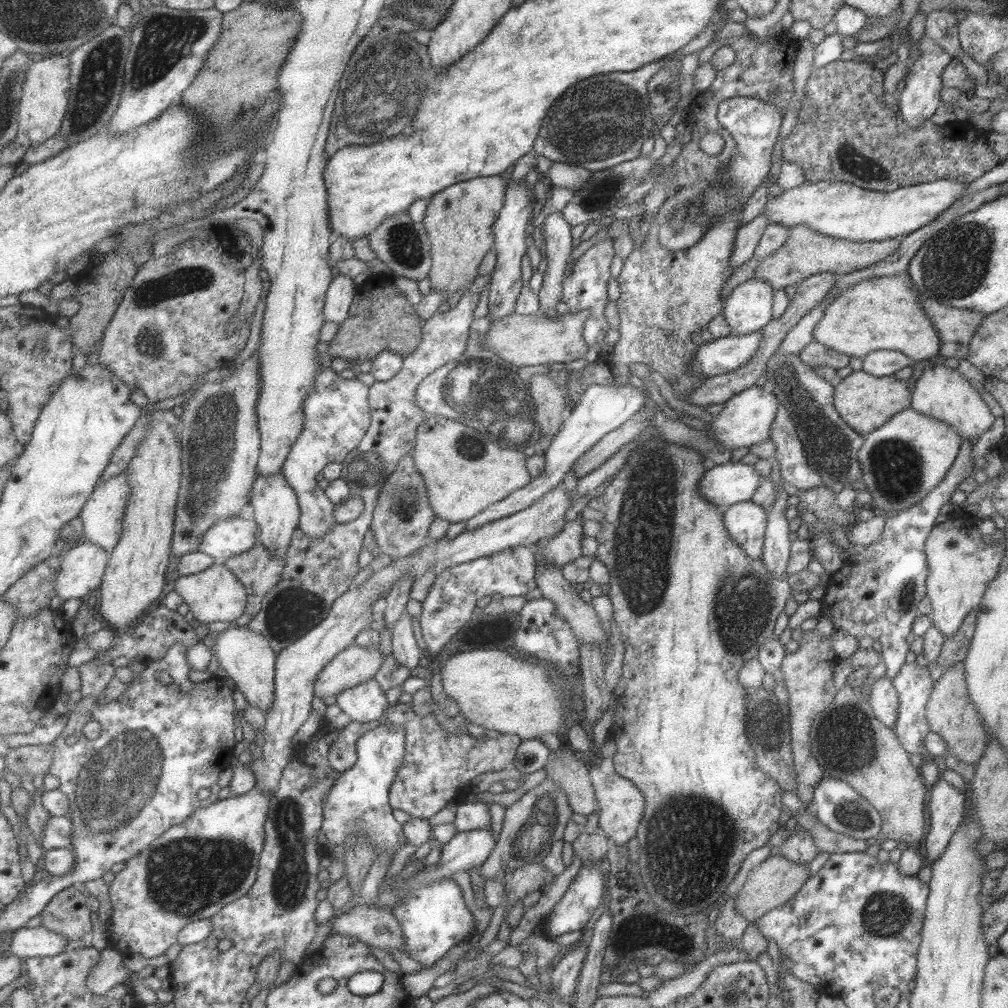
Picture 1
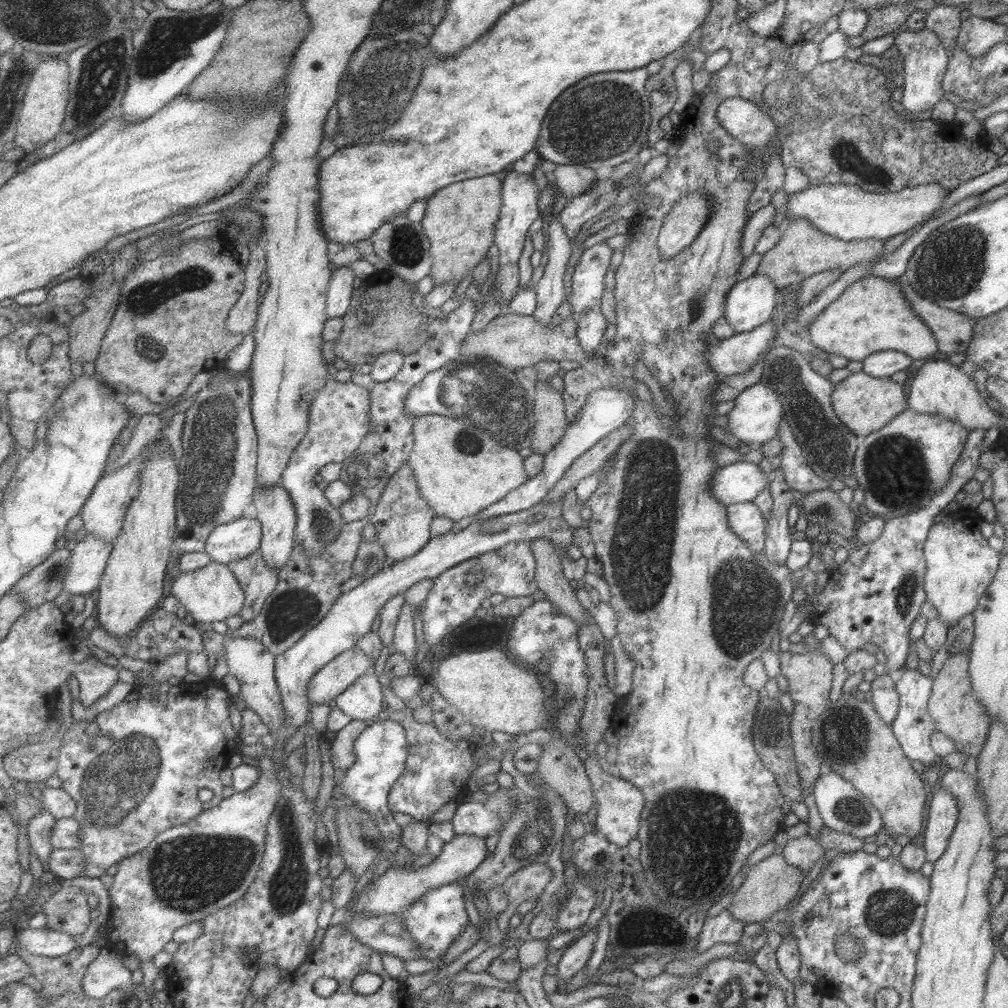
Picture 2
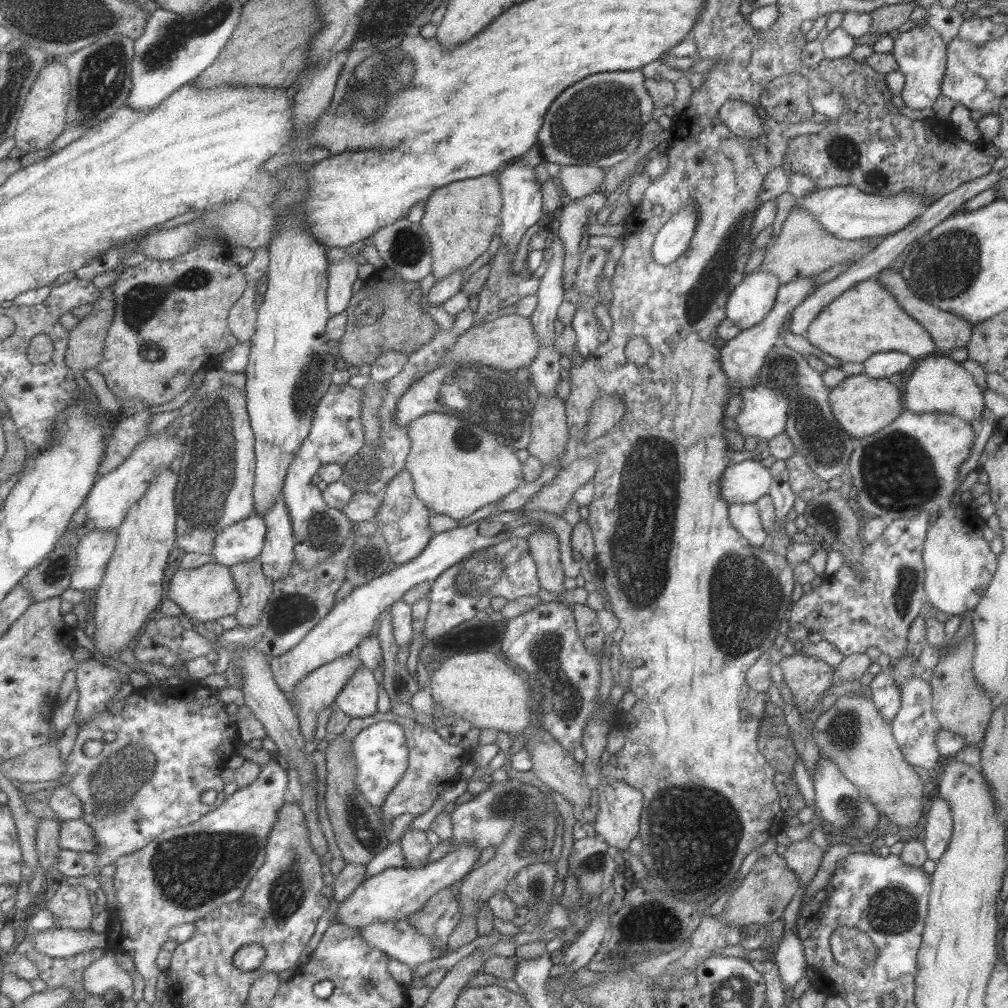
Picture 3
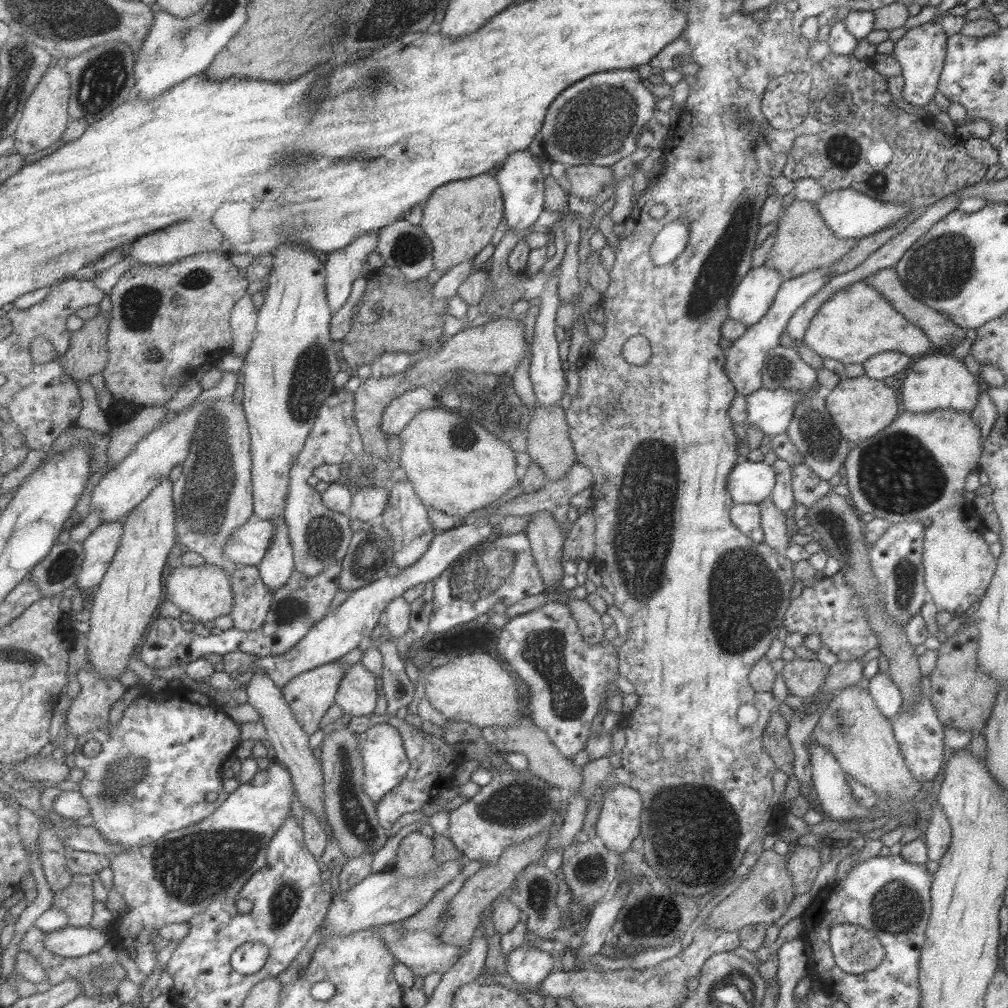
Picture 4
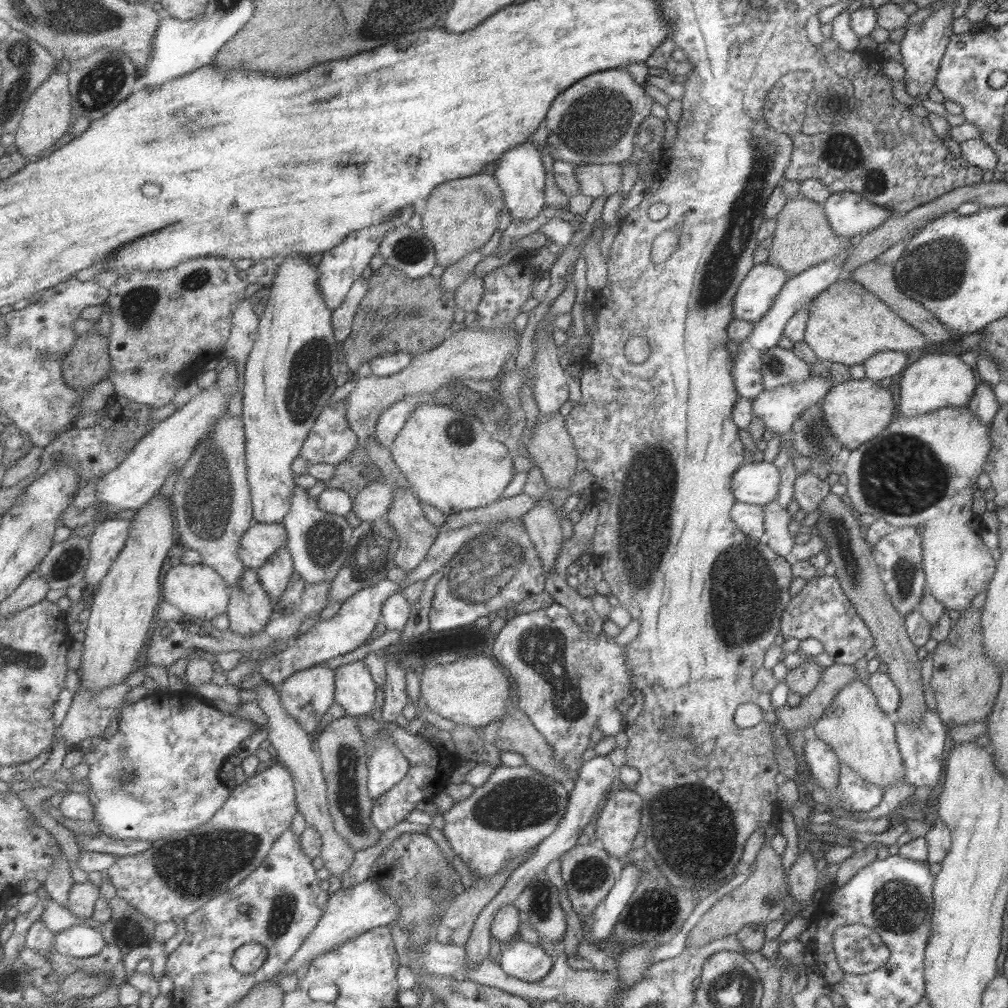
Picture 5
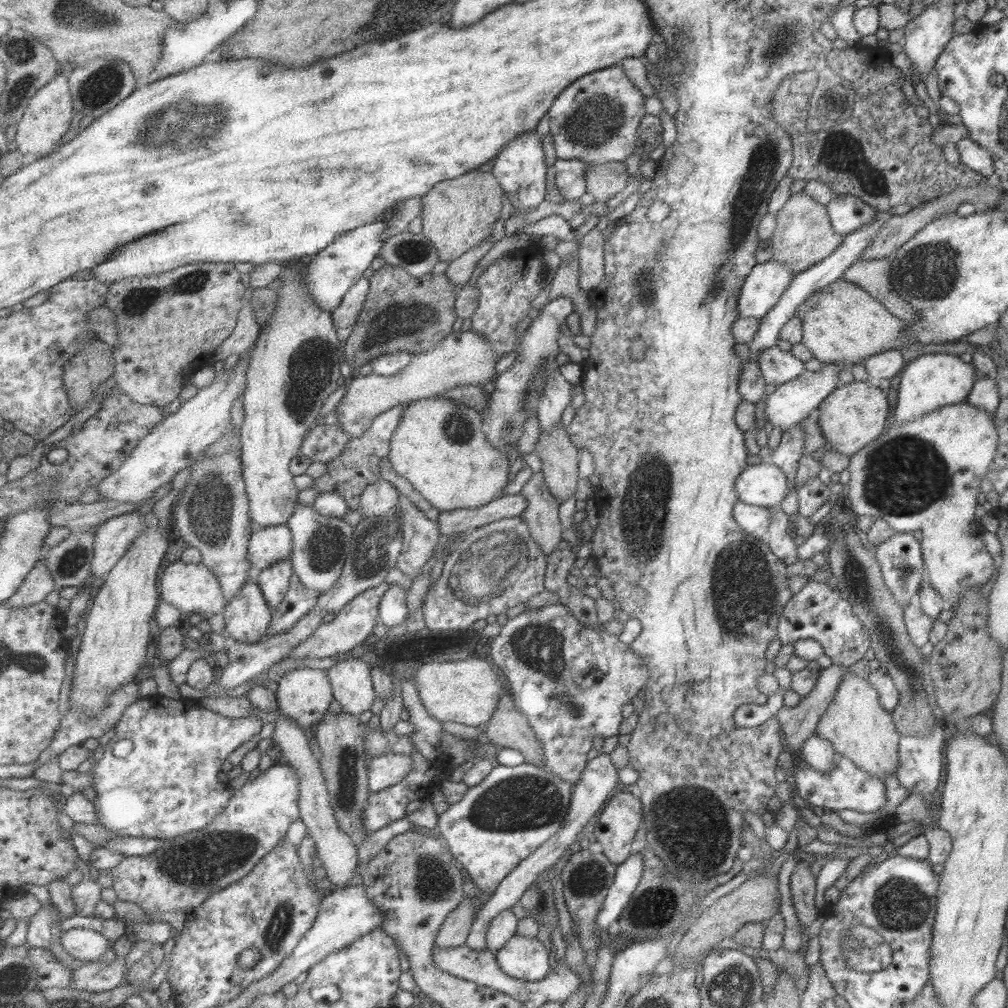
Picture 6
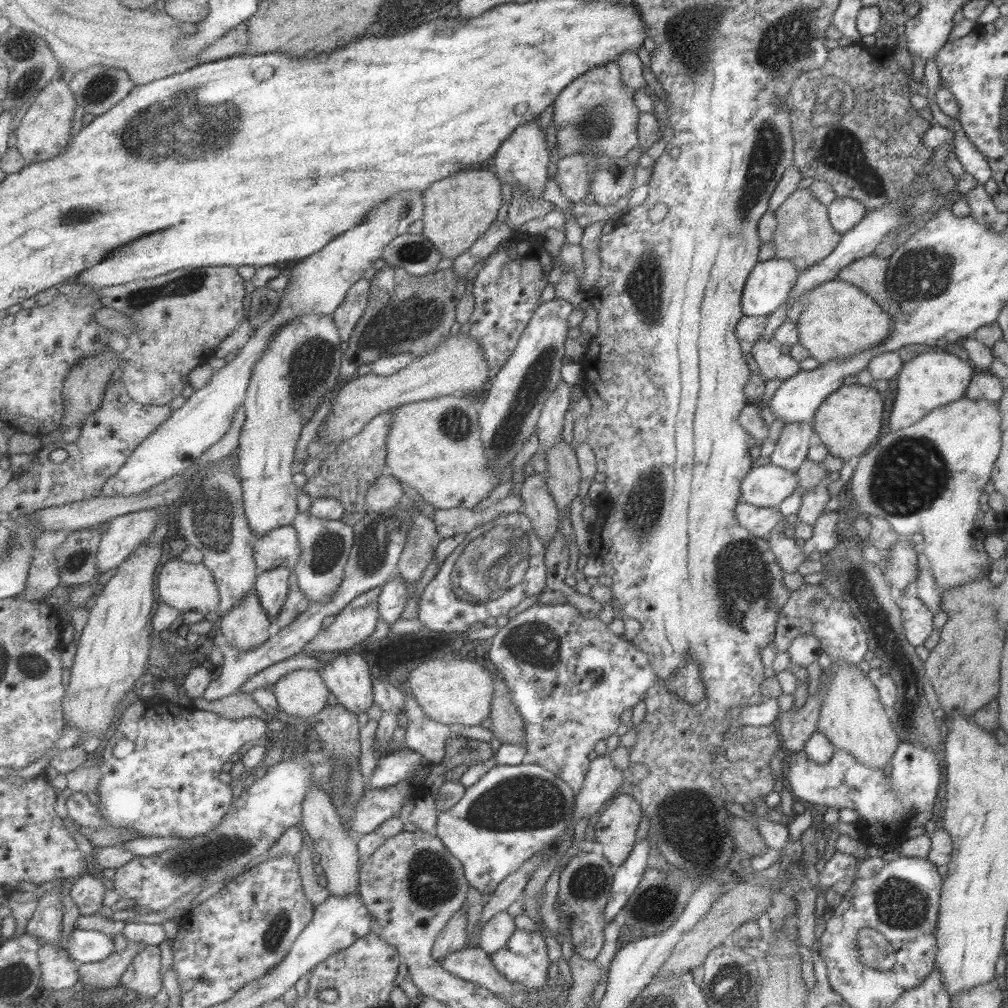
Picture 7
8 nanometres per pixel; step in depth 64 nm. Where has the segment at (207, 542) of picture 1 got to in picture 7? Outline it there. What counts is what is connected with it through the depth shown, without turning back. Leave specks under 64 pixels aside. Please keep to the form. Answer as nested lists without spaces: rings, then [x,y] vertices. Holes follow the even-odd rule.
[[[295,525],[282,526],[265,536],[259,536],[255,545],[255,562],[259,573],[279,567],[295,572],[302,555]]]

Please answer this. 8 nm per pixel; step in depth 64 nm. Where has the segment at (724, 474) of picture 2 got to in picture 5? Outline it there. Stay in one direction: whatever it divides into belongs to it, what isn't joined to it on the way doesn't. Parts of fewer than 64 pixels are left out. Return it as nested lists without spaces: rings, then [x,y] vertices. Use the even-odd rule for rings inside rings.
[[[772,462],[743,463],[734,470],[730,487],[737,502],[763,506],[776,500],[780,474]]]

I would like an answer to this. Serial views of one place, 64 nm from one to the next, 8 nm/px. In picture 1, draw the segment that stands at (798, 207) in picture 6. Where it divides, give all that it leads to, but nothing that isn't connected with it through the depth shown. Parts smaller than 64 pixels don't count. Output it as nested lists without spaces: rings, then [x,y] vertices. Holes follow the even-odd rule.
[[[793,225],[788,227],[787,238],[783,244],[758,261],[753,277],[763,279],[773,290],[784,289],[785,286],[796,286],[800,281],[818,272],[834,272],[837,275],[844,275],[854,270],[869,266],[899,246],[899,237],[873,241],[849,241],[831,238],[811,230],[807,225]]]

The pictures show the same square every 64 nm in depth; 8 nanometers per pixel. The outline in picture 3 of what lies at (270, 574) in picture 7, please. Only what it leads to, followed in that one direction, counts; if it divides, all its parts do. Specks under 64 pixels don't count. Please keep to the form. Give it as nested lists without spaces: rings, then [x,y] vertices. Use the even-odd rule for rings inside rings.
[[[284,500],[276,502],[263,518],[269,530],[260,560],[267,577],[279,583],[281,579],[289,577],[296,562],[294,523]]]

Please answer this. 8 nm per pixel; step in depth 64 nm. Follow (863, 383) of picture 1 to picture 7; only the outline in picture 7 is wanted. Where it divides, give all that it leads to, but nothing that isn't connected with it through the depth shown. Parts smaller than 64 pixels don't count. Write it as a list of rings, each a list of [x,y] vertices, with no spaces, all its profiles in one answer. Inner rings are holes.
[[[841,385],[814,410],[812,431],[816,442],[820,442],[831,456],[842,461],[852,462],[868,447],[875,443],[881,426],[883,412],[883,394],[877,393],[872,385]]]

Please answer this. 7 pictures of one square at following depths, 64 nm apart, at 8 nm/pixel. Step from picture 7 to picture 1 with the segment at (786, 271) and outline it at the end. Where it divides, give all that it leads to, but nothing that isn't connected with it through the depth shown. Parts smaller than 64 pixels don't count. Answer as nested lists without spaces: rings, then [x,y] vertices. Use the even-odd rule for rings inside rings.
[[[751,277],[731,290],[723,300],[722,315],[731,335],[742,335],[763,328],[771,321],[773,289],[763,279]]]

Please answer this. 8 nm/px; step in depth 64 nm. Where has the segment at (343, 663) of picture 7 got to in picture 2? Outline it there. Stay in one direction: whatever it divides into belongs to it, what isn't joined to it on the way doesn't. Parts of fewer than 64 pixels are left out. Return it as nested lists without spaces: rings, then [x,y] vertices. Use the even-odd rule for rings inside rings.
[[[367,673],[336,699],[336,706],[355,720],[366,721],[383,712],[383,686],[375,673]]]

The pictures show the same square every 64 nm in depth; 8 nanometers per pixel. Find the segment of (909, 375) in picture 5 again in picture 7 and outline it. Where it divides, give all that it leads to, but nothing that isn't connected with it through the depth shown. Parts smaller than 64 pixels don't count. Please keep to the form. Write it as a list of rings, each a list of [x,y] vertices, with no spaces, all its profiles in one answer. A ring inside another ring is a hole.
[[[941,350],[917,354],[915,358],[903,363],[897,373],[896,394],[887,422],[888,432],[907,428],[923,418],[930,410],[956,401],[965,395],[970,374],[974,369],[969,361],[961,360]]]

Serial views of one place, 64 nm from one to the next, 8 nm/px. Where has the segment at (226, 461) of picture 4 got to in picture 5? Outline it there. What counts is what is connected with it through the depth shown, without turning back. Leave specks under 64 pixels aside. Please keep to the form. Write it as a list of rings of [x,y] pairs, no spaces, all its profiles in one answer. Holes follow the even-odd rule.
[[[226,410],[220,422],[212,428],[210,436],[204,438],[195,454],[183,470],[183,478],[173,488],[173,504],[176,510],[179,540],[186,548],[203,556],[203,563],[211,566],[223,576],[229,588],[235,587],[245,573],[246,567],[239,556],[244,534],[250,530],[254,520],[254,497],[249,479],[249,463],[246,455],[246,425],[243,416],[233,417]]]

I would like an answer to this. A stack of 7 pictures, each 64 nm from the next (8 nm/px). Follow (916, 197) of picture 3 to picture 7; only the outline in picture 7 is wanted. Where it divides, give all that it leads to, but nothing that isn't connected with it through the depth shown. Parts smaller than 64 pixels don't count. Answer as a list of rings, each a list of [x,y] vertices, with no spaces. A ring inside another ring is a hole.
[[[836,197],[826,208],[830,225],[839,234],[847,232],[867,214],[863,204],[846,197]]]

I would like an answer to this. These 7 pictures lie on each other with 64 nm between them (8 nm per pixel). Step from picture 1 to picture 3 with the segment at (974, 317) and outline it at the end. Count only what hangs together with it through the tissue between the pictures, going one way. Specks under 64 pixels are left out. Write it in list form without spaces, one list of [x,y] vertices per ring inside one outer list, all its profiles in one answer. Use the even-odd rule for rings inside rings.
[[[883,269],[878,272],[878,281],[886,288],[886,291],[897,301],[903,312],[906,312],[915,322],[918,322],[924,331],[931,337],[936,349],[940,351],[954,350],[966,346],[970,340],[972,327],[968,322],[957,318],[954,314],[945,310],[939,310],[936,306],[931,306],[925,302],[905,284],[900,273],[892,271],[891,269]]]

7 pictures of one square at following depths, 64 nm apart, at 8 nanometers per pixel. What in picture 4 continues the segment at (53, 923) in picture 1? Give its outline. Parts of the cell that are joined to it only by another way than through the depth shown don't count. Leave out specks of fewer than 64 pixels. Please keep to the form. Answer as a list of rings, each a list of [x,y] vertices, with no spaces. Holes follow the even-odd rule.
[[[74,880],[67,889],[57,892],[55,906],[67,912],[71,926],[87,926],[93,920],[95,890],[91,885],[83,885]]]

